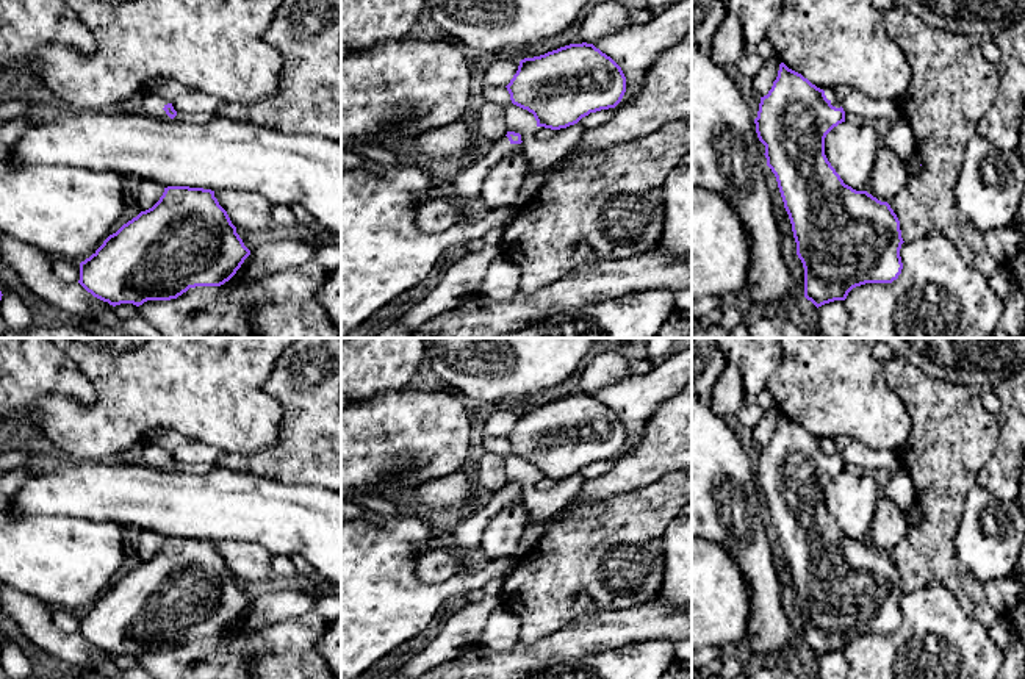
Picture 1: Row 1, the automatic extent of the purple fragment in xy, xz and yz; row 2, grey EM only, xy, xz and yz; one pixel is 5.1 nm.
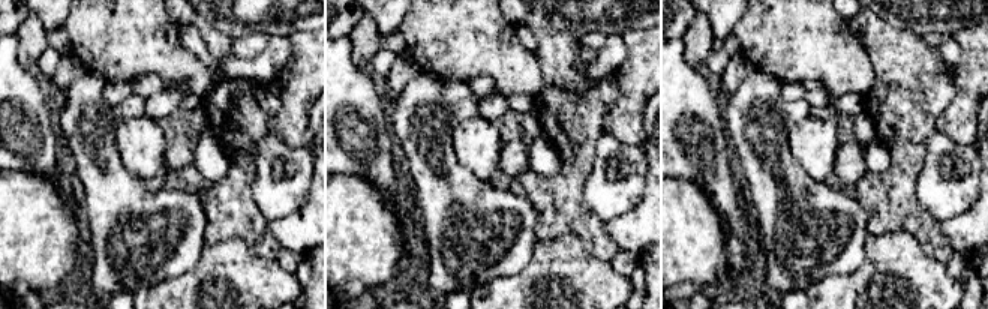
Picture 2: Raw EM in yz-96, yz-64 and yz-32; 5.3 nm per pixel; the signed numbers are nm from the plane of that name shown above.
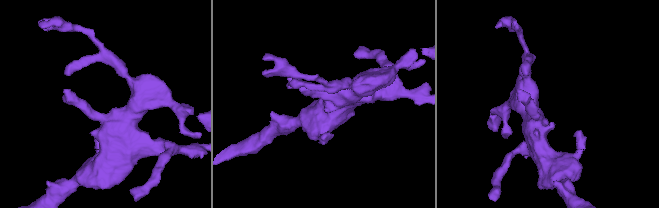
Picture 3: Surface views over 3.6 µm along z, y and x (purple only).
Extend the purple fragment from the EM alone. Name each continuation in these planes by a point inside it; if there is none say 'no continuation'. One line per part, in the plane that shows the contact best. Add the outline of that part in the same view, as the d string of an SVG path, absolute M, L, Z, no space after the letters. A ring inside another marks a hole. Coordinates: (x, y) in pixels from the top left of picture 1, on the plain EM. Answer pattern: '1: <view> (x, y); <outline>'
1: xy (152, 456); M144 443L139 444L135 455L147 463L149 466L156 466L160 469L172 471L166 462L163 460L169 452L163 451L158 446L147 446Z

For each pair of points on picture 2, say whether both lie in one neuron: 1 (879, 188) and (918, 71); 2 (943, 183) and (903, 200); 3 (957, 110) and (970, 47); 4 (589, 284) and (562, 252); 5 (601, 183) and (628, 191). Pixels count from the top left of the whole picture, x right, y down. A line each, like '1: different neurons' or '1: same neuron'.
1: same neuron
2: different neurons
3: same neuron
4: same neuron
5: same neuron

